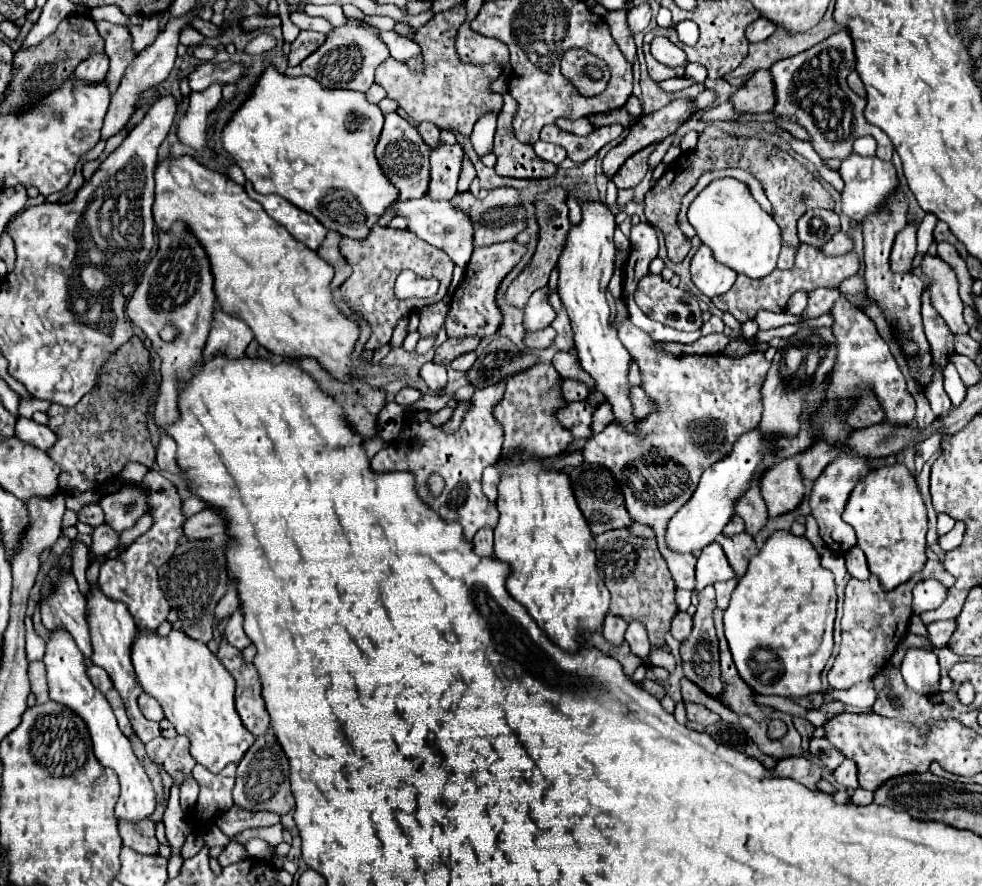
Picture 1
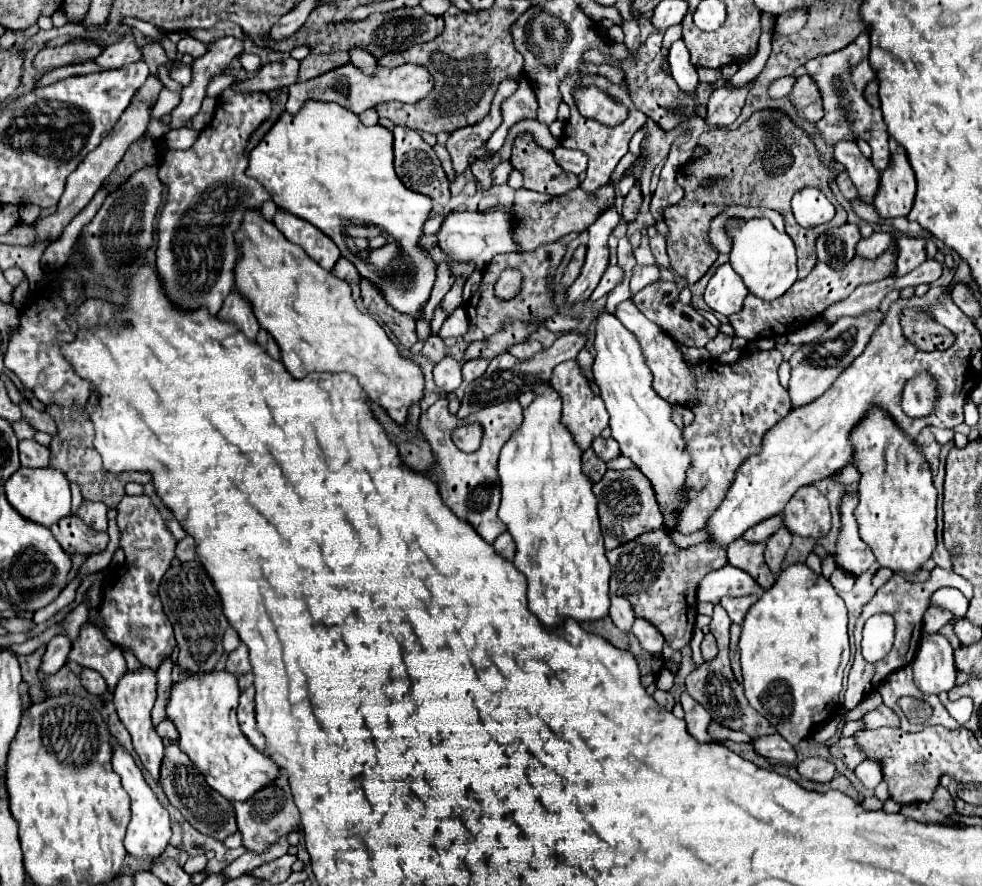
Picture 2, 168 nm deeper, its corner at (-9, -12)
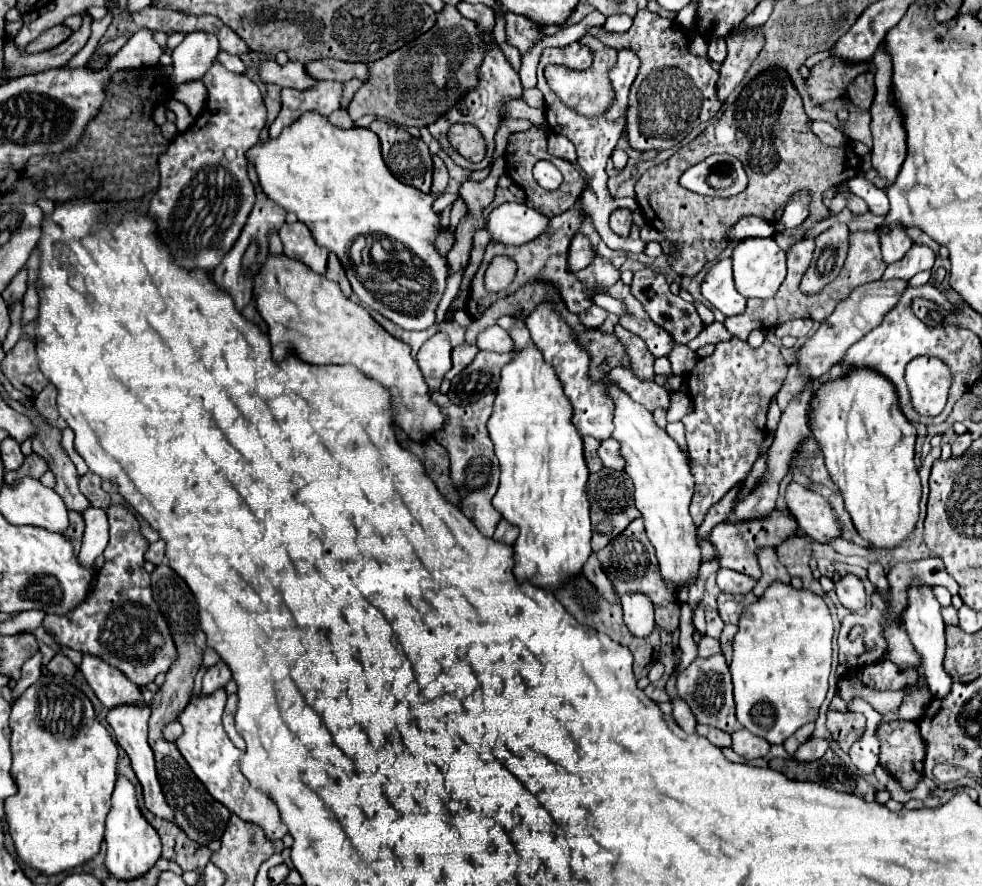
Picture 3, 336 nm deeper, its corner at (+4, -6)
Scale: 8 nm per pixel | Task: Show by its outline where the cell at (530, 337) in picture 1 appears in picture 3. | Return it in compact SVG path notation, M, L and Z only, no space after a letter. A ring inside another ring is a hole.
M490 326L484 332L480 332L476 338L476 346L488 352L512 352L514 348L512 338L500 326Z

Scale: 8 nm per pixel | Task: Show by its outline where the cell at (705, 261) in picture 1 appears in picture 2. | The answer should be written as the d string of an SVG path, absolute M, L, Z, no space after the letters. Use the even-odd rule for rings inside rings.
M723 264L711 276L703 298L711 310L731 316L733 312L739 312L743 296L747 296L747 292L749 290L743 284L741 276L729 264Z

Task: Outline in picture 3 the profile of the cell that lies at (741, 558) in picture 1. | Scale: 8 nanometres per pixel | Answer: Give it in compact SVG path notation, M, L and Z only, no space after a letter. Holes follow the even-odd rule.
M776 508L766 518L754 518L754 520L744 520L744 522L722 522L722 524L714 526L714 530L710 534L710 542L716 546L716 550L720 554L722 568L730 568L730 570L748 574L754 580L758 580L762 576L762 572L758 566L756 552L764 546L770 546L770 548L780 546L784 540L796 536L796 530L798 530L798 524L792 518L792 514Z

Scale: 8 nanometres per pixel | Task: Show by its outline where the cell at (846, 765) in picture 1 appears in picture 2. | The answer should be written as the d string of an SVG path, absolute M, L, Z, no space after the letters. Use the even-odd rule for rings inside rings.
M863 760L857 768L855 768L855 776L859 778L859 782L863 784L863 788L873 790L879 782L881 782L881 768L879 764L875 764L873 760Z

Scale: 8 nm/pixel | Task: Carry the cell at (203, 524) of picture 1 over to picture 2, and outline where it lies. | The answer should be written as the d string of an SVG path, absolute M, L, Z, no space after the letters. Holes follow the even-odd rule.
M185 536L185 538L177 544L177 558L179 558L179 560L183 560L183 562L187 562L187 560L191 560L191 558L195 558L195 556L197 556L195 538Z

